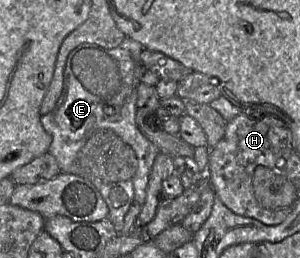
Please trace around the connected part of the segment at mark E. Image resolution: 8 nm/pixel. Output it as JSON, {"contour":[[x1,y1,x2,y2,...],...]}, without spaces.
{"contour":[[125,37,120,45,114,48,103,48,96,44,84,43,74,48,68,55,64,69,64,88,56,107,49,113,41,115,41,123,47,133,52,137,48,153,55,157,62,173,73,173,79,150,85,145,92,133,97,129,110,129,116,133,136,154,138,161,137,171,131,180,117,183,105,183,98,178,90,180,99,191,108,206,108,218,117,233,121,233,124,217,131,204,135,201,141,206,146,200,146,191,149,175,157,154,158,148,148,140,139,130,135,115,137,111,136,86,140,83,140,70,143,67,140,59,144,47,137,41]]}

